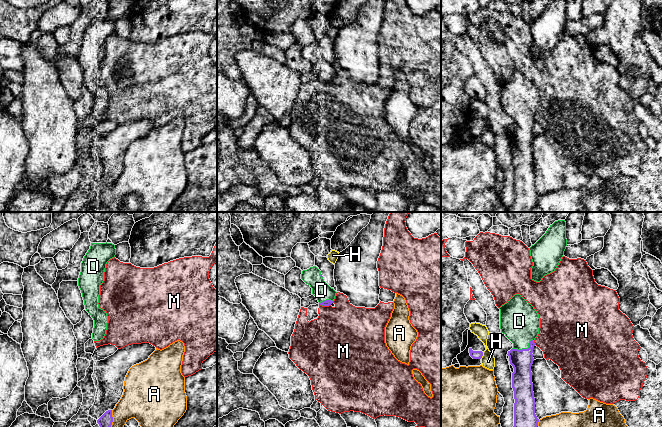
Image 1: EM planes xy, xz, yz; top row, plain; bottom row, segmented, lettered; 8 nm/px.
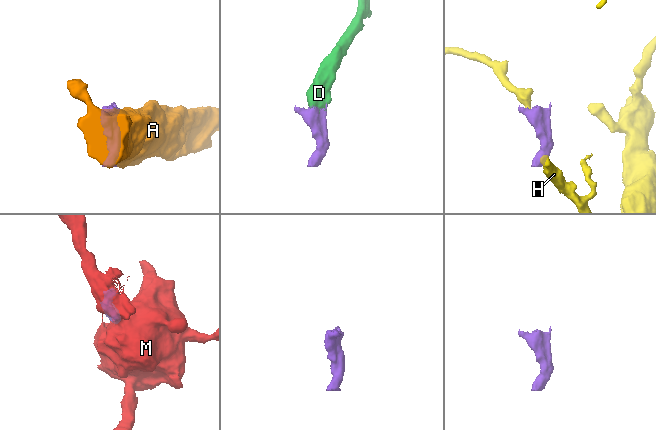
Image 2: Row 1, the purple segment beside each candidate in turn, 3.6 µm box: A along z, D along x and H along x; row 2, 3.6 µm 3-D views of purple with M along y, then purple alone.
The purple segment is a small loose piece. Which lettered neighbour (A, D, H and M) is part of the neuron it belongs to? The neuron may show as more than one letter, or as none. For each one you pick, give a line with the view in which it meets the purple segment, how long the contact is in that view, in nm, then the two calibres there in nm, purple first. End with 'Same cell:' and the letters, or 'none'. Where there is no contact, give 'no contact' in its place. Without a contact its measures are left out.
D: yz | 190 nm | 170/320 nm
Same cell: D

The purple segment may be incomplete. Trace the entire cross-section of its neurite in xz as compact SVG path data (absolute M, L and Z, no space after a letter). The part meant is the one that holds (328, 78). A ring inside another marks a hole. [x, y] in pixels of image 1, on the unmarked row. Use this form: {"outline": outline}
{"outline": "M316 42L303 46L301 55L312 64L312 70L320 81L329 82L333 79L337 68L324 57L321 47Z"}

